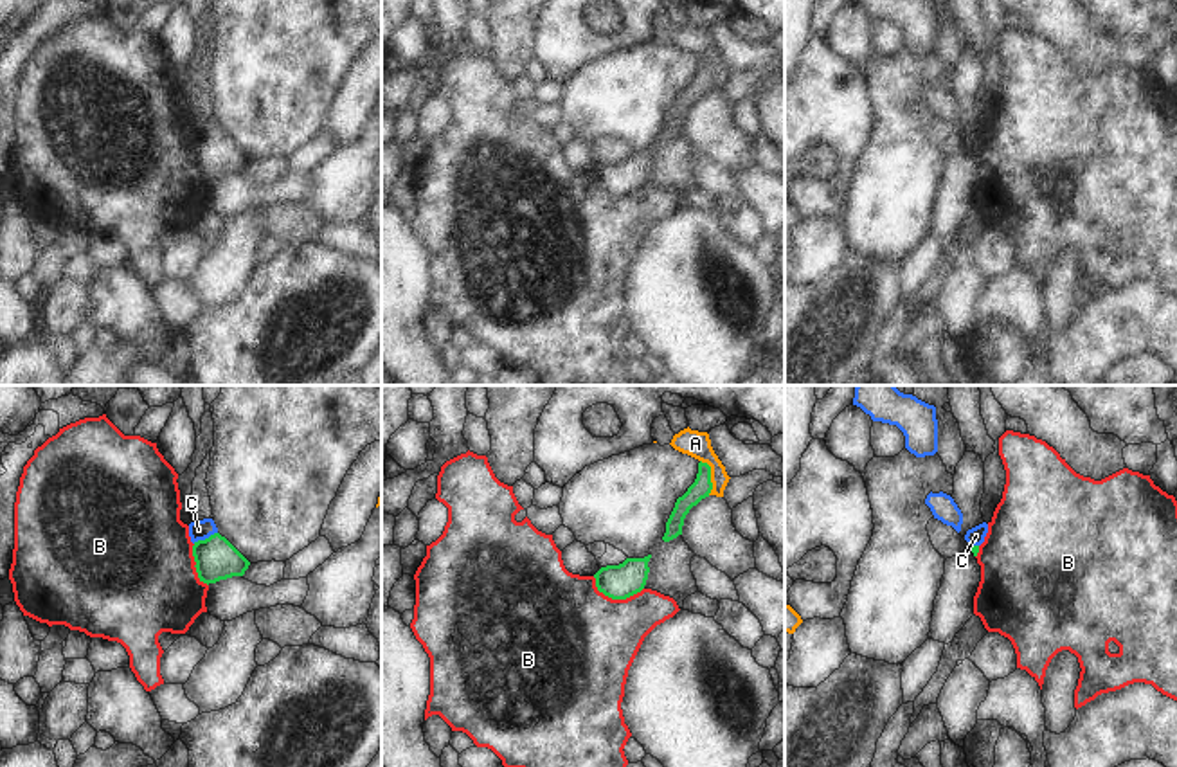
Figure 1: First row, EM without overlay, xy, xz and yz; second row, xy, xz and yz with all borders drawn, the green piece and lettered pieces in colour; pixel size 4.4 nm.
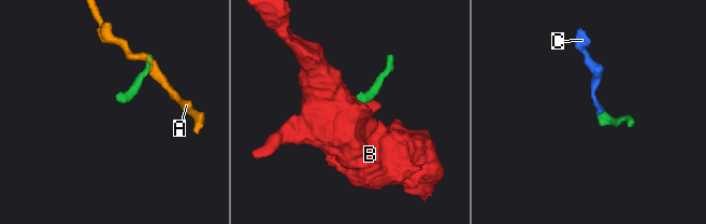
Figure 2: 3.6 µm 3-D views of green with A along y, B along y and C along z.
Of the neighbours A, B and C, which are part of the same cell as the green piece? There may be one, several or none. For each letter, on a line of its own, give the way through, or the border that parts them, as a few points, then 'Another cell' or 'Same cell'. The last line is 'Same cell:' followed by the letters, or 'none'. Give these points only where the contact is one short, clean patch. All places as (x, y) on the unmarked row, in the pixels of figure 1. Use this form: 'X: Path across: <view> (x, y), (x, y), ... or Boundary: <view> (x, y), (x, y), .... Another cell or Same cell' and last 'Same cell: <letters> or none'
A: Boundary: xz (700, 56), (709, 63), (709, 90). Another cell
B: Boundary: xz (592, 173), (598, 186), (612, 195), (628, 195), (643, 184). Another cell
C: Path across: xy (216, 155), (206, 135), (198, 126). Same cell
Same cell: C.

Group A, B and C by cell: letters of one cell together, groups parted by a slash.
A / B / C

